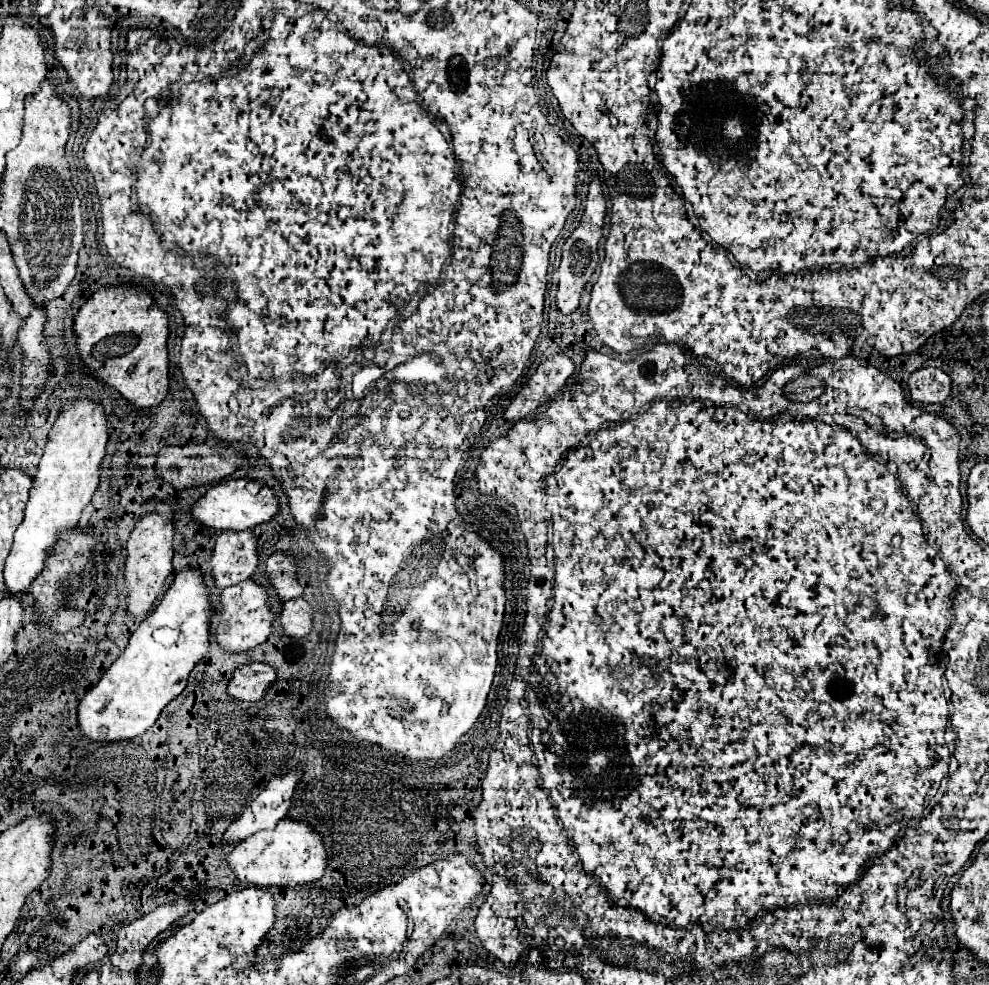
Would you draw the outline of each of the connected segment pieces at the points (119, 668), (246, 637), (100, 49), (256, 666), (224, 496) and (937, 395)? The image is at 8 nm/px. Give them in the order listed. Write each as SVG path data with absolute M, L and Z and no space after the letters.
M184 569L176 575L172 587L162 597L158 607L140 623L140 627L130 635L130 641L124 653L104 671L102 679L92 685L78 705L78 727L90 741L118 741L134 739L148 731L160 711L182 693L192 667L208 653L208 623L212 607L208 591L202 583L202 573L198 569Z
M242 581L234 587L226 587L220 595L220 623L216 627L216 645L222 651L242 653L264 643L272 629L272 613L266 603L266 591L254 581Z
M90 9L80 17L70 17L68 21L64 21L62 15L56 17L56 13L50 13L48 17L52 19L52 31L54 31L54 53L56 59L64 65L70 85L74 85L80 91L80 95L88 99L104 97L112 83L110 23L96 9Z
M250 663L238 667L228 681L228 695L240 701L258 701L266 689L276 681L276 669L264 663Z
M228 479L210 487L204 497L200 497L190 507L192 519L202 527L214 527L220 531L244 531L256 527L278 513L278 501L274 491L265 483L252 479Z
M924 367L910 375L908 389L914 403L940 403L950 393L950 377L936 367Z

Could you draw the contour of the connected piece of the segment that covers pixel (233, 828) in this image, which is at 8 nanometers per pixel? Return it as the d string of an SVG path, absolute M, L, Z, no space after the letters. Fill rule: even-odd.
M292 771L282 777L272 777L266 789L246 807L246 811L236 819L224 833L222 843L238 843L260 829L274 829L292 805L292 793L298 785L302 773Z

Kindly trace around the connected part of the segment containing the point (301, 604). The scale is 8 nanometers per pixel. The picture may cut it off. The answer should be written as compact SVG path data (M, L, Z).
M290 599L282 605L280 611L280 625L282 633L292 639L300 639L310 633L312 617L310 617L312 607L304 599Z

